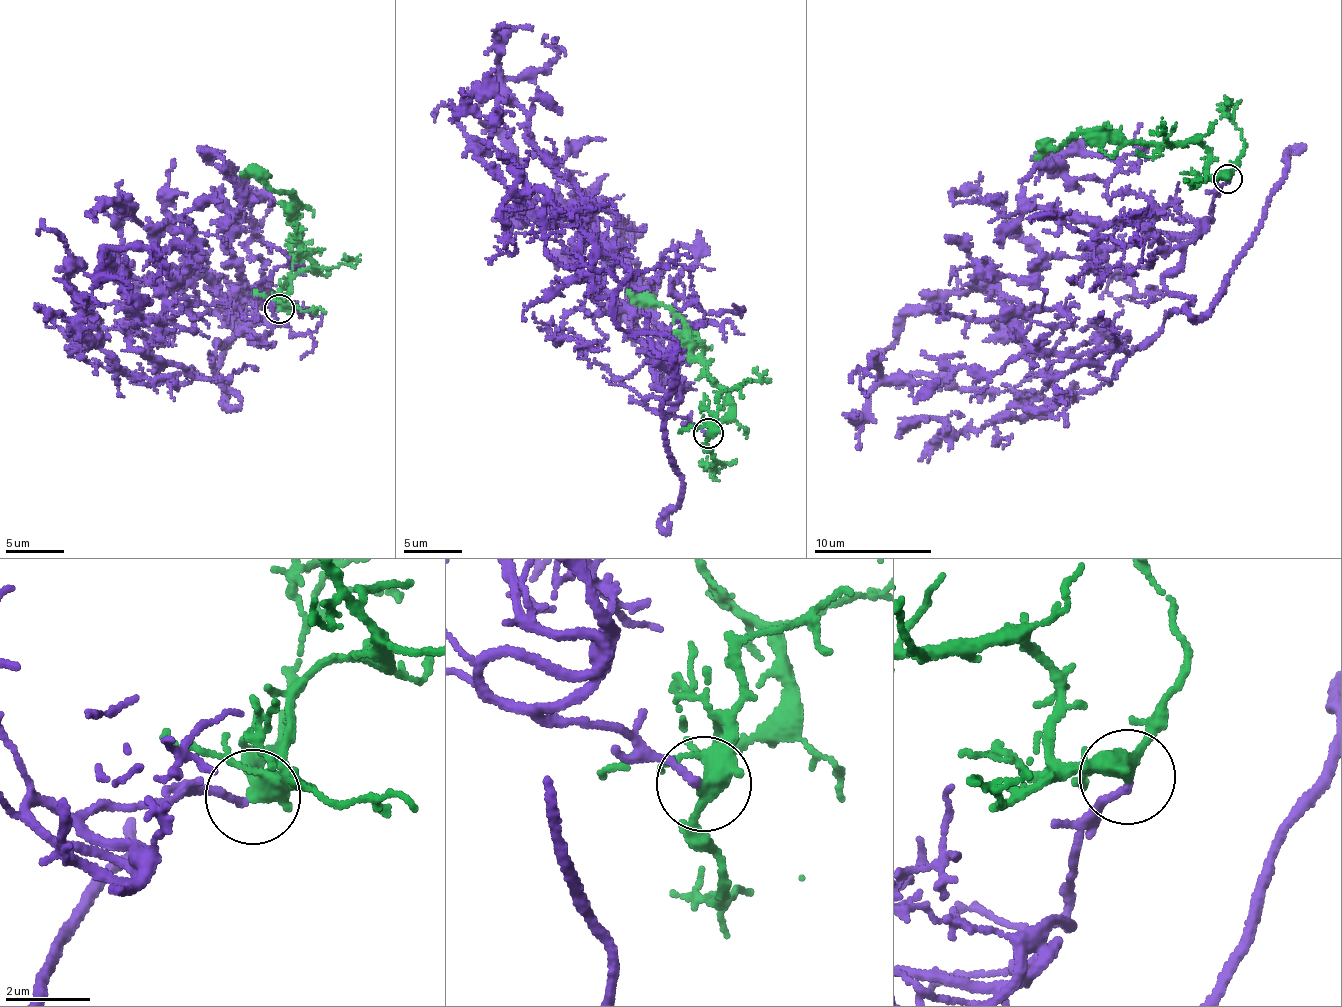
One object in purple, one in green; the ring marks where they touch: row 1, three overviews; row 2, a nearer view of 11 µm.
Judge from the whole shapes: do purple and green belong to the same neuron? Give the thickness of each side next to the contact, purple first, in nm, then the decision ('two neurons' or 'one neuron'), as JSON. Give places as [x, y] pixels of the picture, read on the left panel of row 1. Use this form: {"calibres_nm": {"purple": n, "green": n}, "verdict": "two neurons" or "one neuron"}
{"calibres_nm": {"purple": 140, "green": 340}, "verdict": "one neuron"}

